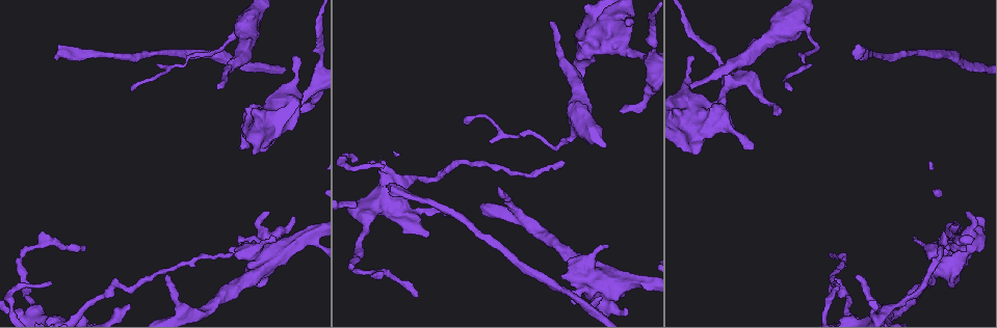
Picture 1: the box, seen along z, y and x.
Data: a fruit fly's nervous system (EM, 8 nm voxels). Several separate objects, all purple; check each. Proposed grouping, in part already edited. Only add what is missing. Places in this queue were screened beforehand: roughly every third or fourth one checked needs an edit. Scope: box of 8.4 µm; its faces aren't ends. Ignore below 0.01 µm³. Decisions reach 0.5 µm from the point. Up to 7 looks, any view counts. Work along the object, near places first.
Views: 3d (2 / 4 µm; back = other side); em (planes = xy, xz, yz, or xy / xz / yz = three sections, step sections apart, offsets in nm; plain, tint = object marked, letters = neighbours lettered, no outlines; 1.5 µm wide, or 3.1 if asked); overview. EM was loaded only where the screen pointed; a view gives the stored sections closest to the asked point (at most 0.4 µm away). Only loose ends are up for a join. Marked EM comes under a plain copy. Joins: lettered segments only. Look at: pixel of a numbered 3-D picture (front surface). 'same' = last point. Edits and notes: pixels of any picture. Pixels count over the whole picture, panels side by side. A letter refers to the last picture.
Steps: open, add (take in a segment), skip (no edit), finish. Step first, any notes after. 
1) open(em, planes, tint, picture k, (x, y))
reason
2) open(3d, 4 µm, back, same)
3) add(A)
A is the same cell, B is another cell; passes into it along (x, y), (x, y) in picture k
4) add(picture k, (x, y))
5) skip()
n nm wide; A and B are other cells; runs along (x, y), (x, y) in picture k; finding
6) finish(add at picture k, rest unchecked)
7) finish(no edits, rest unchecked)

open(em, yz, step 8, tint, picture 1, (690, 84))
long arm stops here

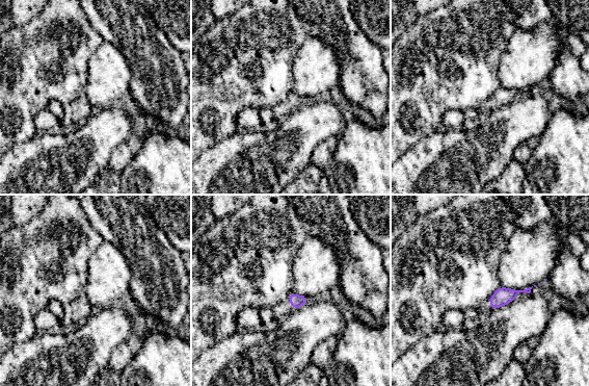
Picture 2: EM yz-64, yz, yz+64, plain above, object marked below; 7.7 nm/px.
open(em, planes, letters, same)

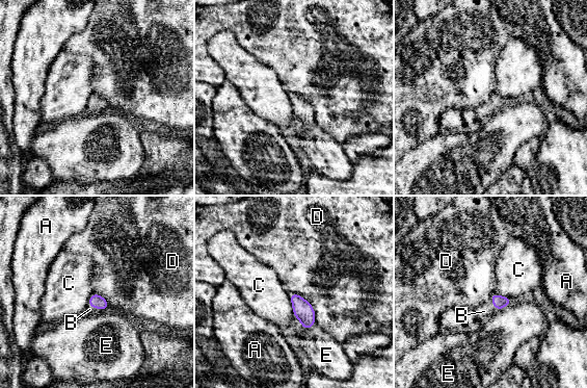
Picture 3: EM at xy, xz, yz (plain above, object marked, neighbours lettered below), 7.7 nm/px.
add(B)
D touches over 300 nm; B is the same cell, A, C, D and E are other cells; passes into it along (96, 301), (96, 307), (89, 309) in picture 3; it goes on there

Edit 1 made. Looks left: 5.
open(em, yz, step 4, letters, picture 1, (855, 277))
free end

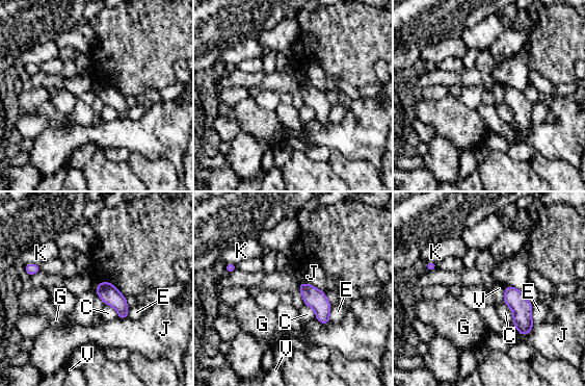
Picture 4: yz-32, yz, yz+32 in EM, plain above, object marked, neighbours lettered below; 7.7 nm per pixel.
skip()
C, E, G, J, K and V are other cells; border along (504, 304), (511, 309), (512, 322) in picture 4; no lettered segment goes on from it

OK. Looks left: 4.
open(overview)
see it whole again

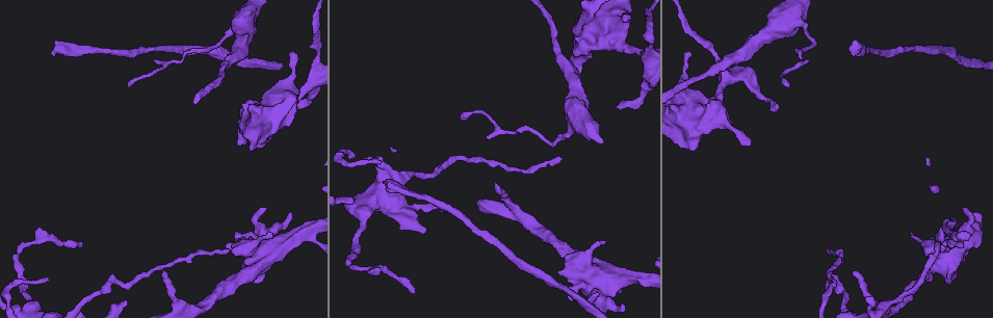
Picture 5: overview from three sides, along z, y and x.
open(em, yz, step 4, letters, picture 5, (911, 233))
an open end

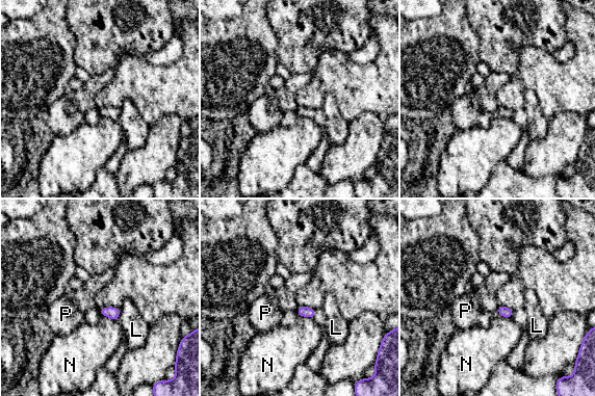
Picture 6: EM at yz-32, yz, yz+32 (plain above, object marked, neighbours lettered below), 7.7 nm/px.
skip()
L, N and P are other cells; border along (499, 305), (496, 309) in picture 6; no lettered segment goes on from it

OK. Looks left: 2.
finish(add at picture 3, rest unchecked)

